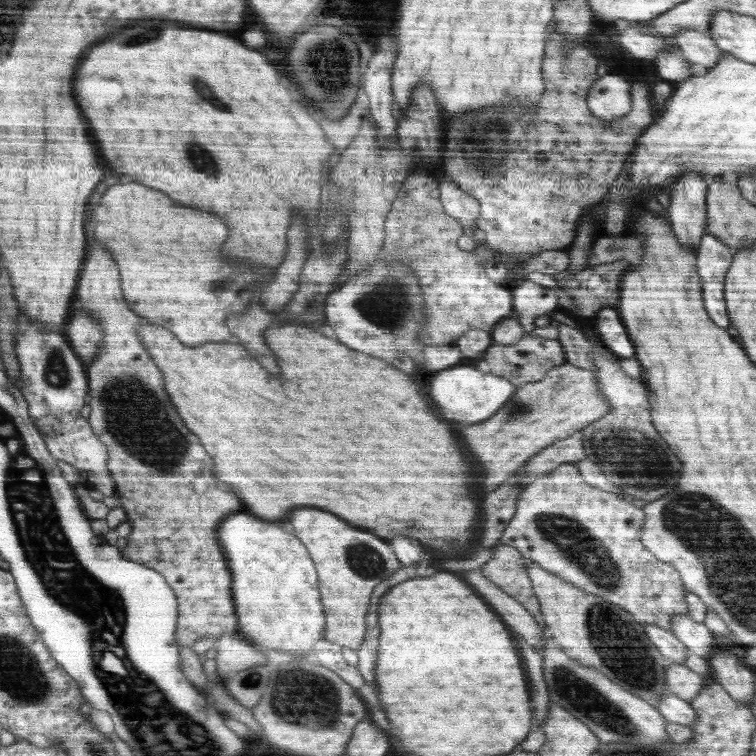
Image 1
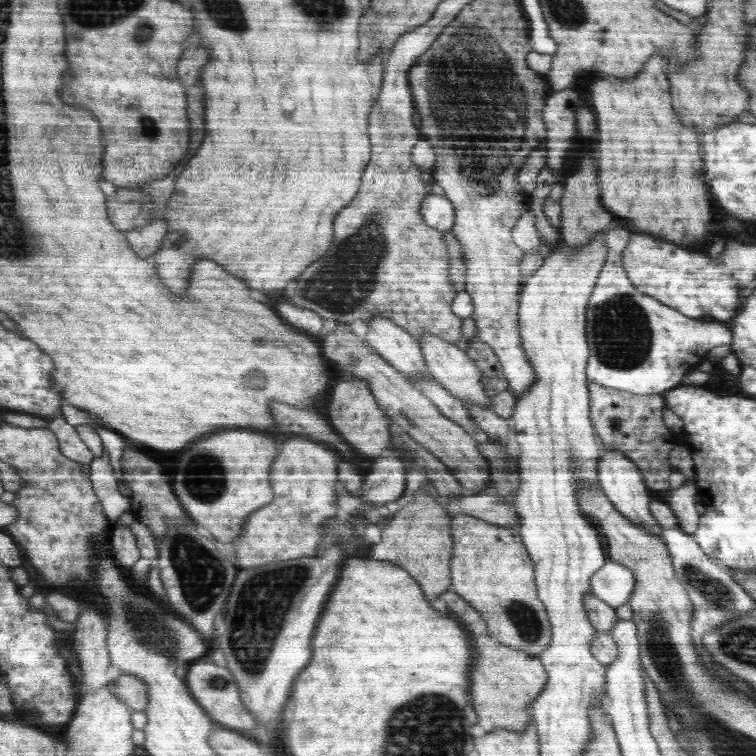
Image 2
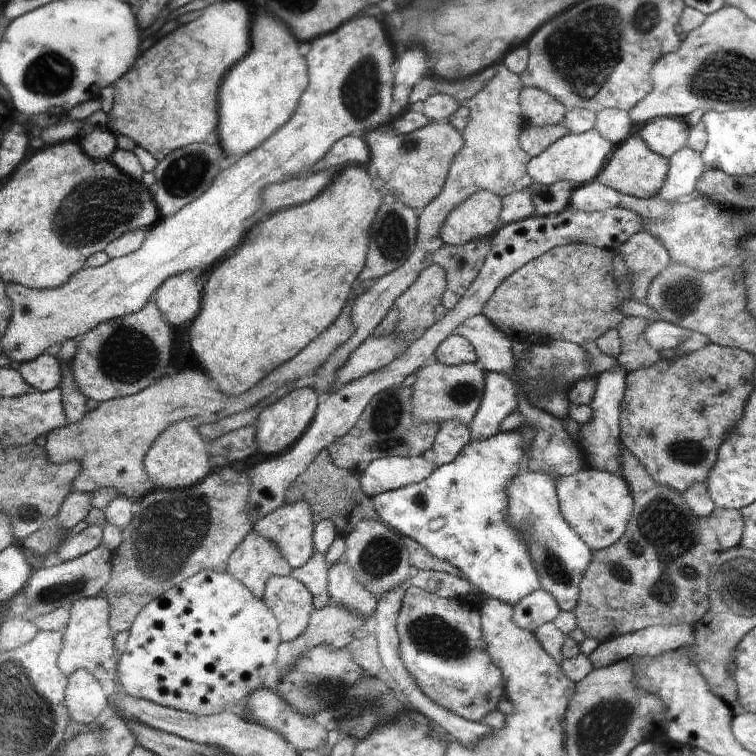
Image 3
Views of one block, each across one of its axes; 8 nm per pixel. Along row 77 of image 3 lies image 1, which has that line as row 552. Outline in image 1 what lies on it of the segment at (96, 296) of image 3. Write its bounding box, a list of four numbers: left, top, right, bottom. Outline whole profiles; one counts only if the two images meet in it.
[290,508,402,650]

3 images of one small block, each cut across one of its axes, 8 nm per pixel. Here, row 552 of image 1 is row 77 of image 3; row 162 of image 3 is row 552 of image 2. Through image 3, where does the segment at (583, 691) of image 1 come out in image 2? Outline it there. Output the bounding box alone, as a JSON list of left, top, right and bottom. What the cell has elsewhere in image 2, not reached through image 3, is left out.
[451,516,551,657]

